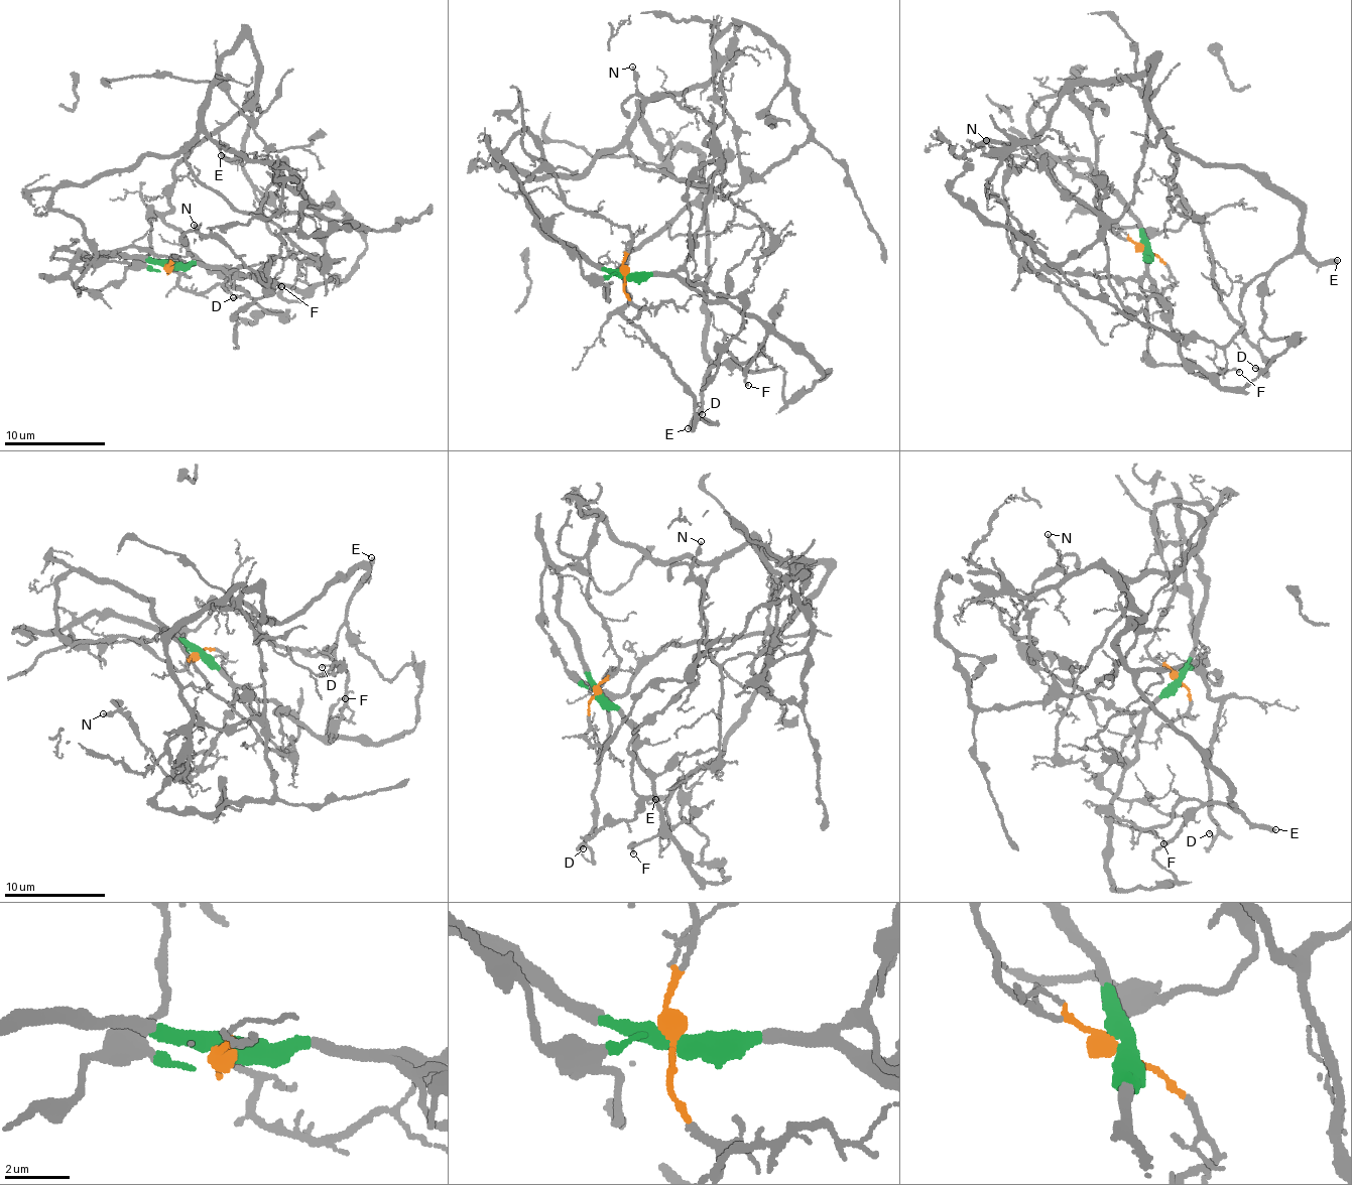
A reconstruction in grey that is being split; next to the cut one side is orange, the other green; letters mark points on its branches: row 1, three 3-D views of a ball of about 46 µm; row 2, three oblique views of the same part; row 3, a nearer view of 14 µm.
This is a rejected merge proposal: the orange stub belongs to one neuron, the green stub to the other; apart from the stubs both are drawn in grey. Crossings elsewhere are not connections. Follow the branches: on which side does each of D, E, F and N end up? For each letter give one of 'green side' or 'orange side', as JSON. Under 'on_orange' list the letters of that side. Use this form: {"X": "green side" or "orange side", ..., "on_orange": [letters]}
{"D": "orange side", "E": "orange side", "F": "green side", "N": "green side", "on_orange": ["D", "E"]}

